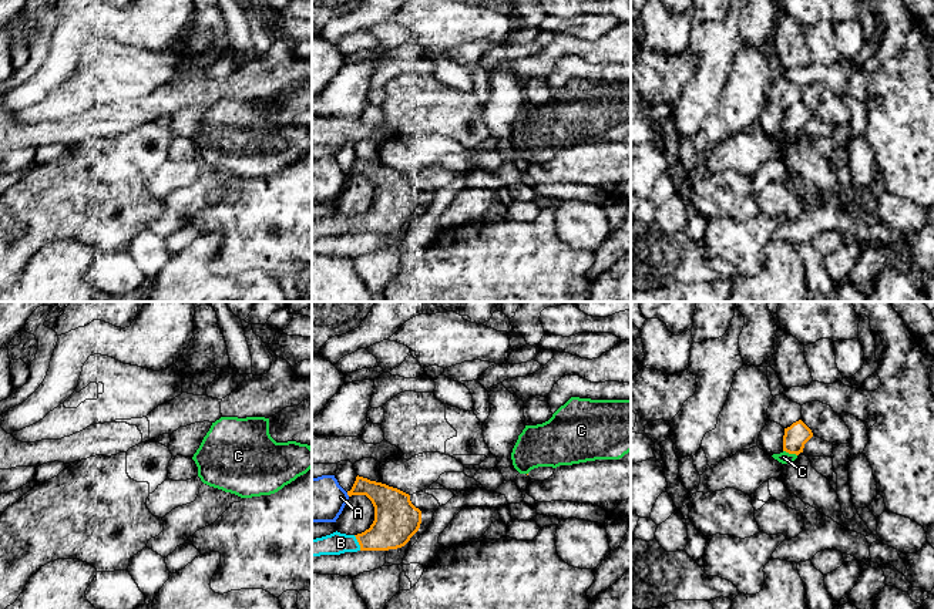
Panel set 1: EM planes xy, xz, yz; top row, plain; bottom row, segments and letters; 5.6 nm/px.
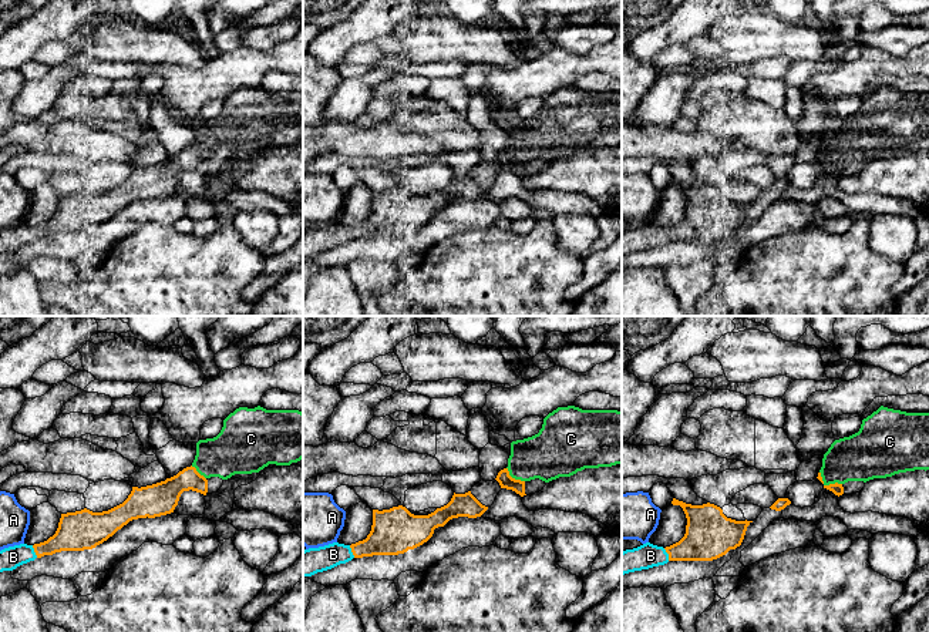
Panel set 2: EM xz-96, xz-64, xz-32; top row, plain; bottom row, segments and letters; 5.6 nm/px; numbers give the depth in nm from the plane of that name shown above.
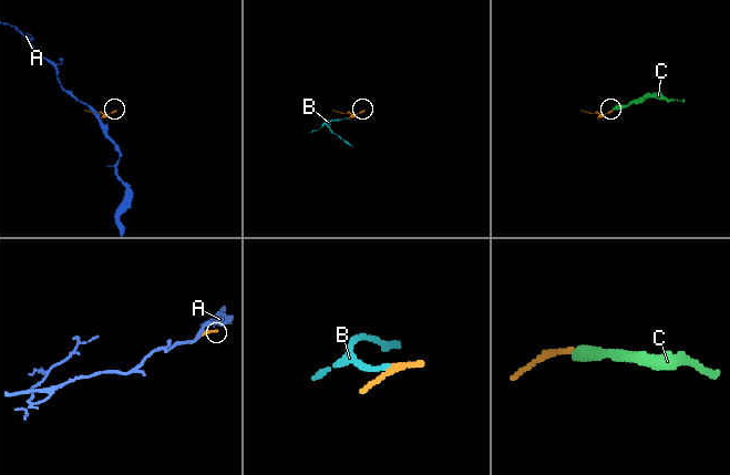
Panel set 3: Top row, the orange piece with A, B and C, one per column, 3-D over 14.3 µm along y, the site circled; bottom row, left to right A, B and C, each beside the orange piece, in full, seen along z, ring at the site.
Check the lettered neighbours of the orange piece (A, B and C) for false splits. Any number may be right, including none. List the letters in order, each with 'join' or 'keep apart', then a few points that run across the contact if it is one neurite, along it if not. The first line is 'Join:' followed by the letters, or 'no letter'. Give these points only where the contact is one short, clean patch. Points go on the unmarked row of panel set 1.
Join: B, C
A: keep apart
B: join; line xz (396, 201), (379, 218), (358, 222), (335, 225)
C: join; line yz (798, 115), (790, 134), (783, 138)

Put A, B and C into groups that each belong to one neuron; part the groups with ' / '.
A / B C

